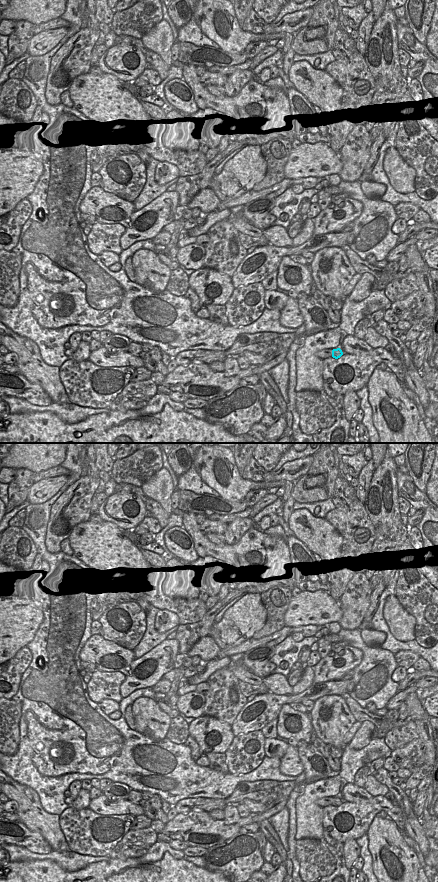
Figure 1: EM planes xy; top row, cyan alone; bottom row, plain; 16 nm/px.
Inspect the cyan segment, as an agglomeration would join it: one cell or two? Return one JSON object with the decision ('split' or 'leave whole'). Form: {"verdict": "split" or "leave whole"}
{"verdict": "leave whole"}

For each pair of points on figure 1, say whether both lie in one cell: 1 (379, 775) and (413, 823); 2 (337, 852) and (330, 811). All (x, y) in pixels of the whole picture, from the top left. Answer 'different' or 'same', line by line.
1: same
2: different

